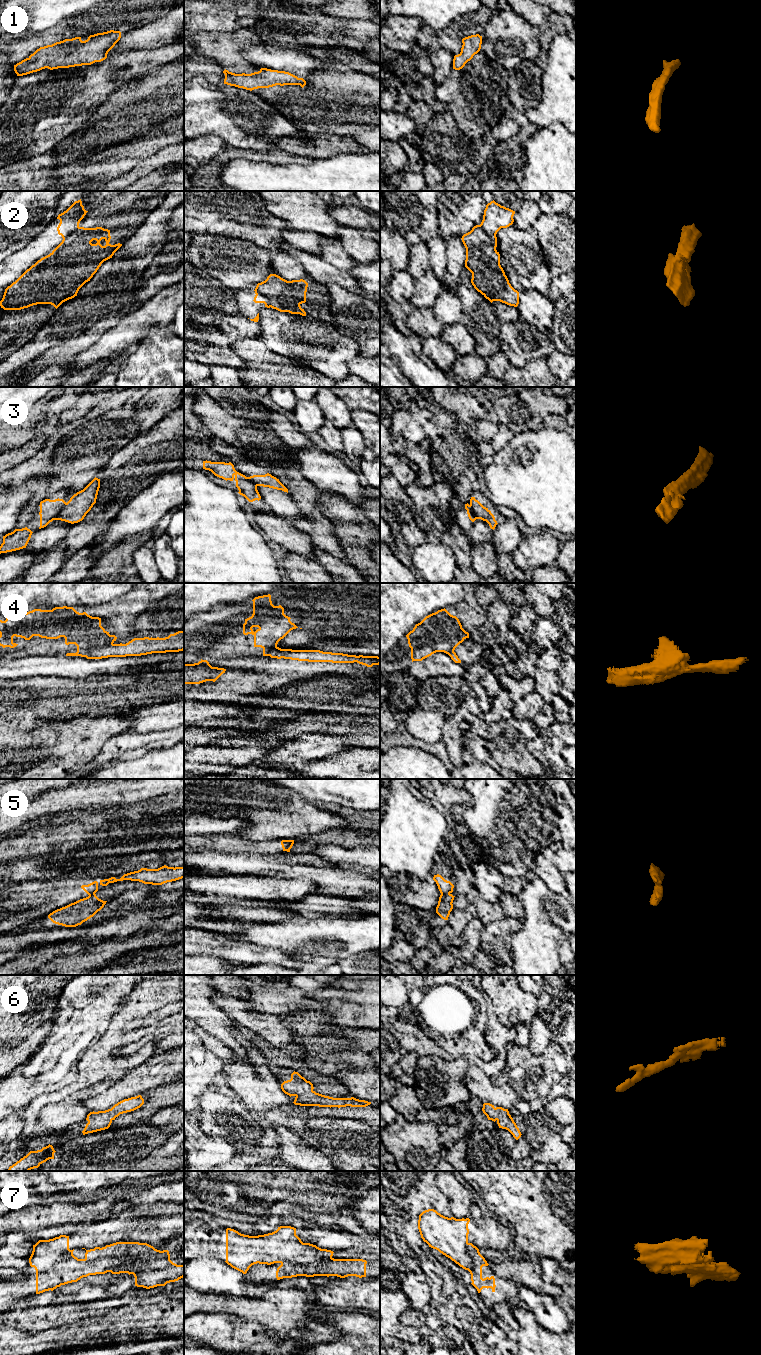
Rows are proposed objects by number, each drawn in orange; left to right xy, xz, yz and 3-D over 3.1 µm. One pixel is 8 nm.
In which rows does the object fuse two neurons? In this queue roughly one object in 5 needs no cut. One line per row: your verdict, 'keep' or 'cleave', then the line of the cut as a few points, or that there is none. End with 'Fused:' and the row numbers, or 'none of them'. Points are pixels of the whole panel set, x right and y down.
1: keep | no cut
2: cleave | xz (255, 289), (268, 299), (270, 306)
3: cleave | xy (66, 503), (53, 519)
4: cleave | xy (112, 643), (91, 650), (86, 657)
5: cleave | yz (441, 893), (449, 894)
6: keep | no cut
7: cleave | xy (85, 1258), (88, 1260), (98, 1257), (125, 1258)
Fused: 2, 3, 4, 5, 7

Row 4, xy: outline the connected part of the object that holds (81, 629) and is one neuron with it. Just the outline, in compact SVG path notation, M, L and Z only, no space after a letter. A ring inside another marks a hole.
M55 607L52 610L34 609L20 616L7 616L5 621L0 620L0 646L14 648L18 644L13 642L13 637L30 640L33 636L46 639L65 638L65 644L75 644L76 653L67 653L66 656L87 657L93 650L113 644L117 637L110 635L102 626L101 618L92 617L86 612L79 613L73 607Z

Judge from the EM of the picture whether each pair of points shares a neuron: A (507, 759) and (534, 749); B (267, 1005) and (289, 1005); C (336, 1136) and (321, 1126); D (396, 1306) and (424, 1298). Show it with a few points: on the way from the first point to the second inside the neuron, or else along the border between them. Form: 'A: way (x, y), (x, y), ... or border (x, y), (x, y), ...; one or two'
A: border (526, 741), (528, 751), (544, 768); two
B: way (272, 1005), (284, 1005); one
C: way (332, 1132), (325, 1130); one
D: border (400, 1289), (406, 1296), (410, 1306); two

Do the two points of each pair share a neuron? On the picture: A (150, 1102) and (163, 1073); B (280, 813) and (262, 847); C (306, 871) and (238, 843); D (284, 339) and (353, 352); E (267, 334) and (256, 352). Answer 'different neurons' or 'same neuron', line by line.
A: different neurons
B: different neurons
C: different neurons
D: same neuron
E: different neurons

